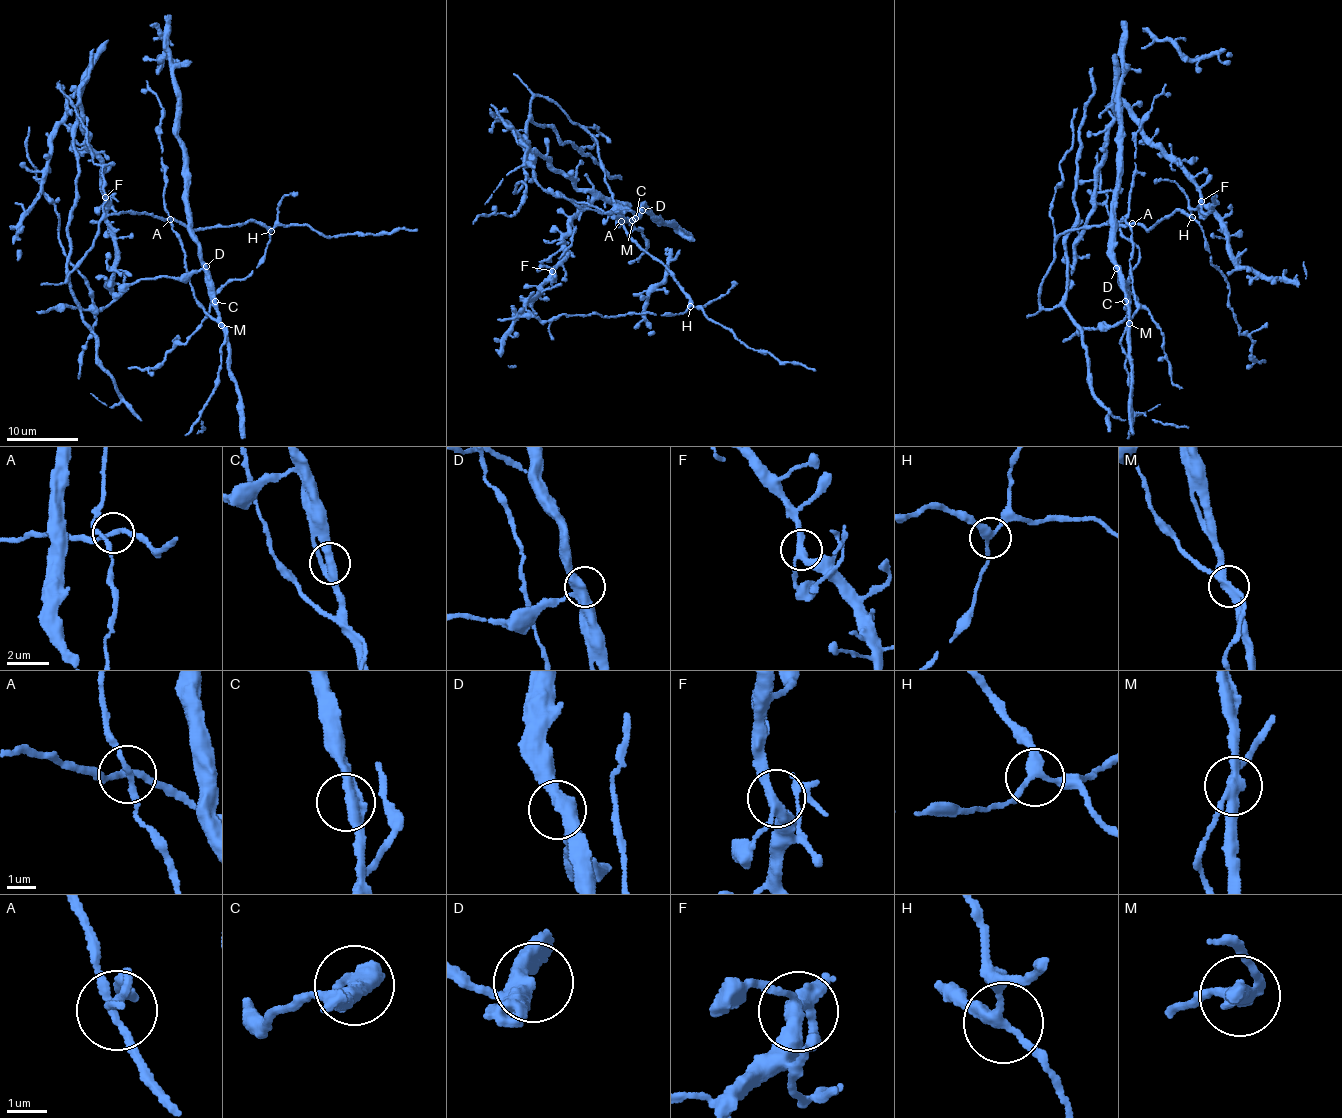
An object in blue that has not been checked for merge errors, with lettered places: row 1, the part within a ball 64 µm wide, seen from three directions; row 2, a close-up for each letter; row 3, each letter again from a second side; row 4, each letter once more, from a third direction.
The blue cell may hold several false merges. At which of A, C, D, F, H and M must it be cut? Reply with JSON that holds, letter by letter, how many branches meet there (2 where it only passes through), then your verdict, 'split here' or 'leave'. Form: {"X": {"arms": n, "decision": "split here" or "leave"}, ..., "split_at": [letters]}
{"A": {"arms": 4, "decision": "leave"}, "C": {"arms": 3, "decision": "leave"}, "D": {"arms": 3, "decision": "leave"}, "F": {"arms": 3, "decision": "leave"}, "H": {"arms": 3, "decision": "leave"}, "M": {"arms": 3, "decision": "split here"}, "split_at": ["M"]}

